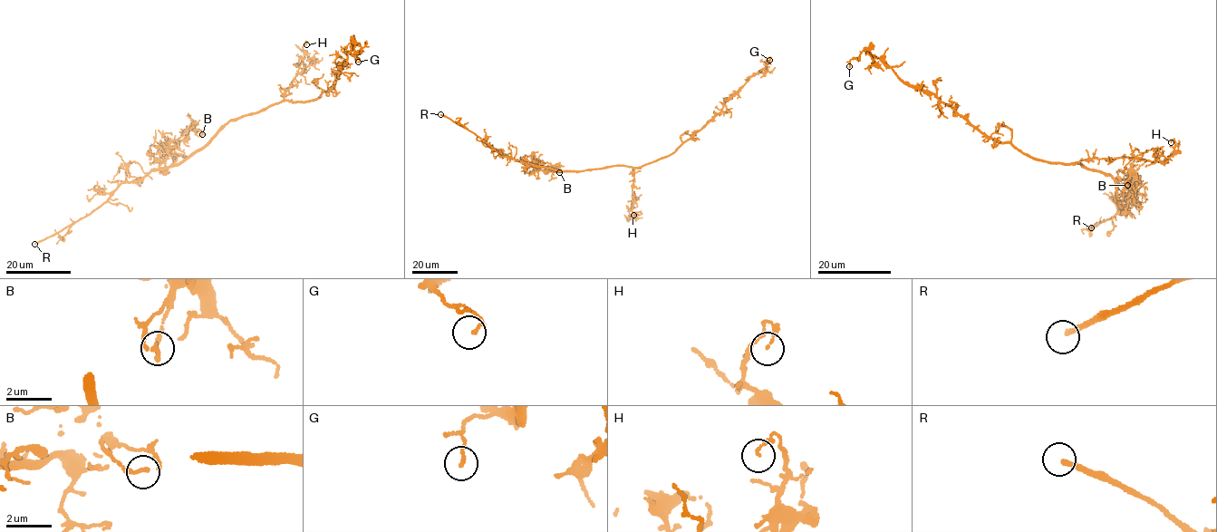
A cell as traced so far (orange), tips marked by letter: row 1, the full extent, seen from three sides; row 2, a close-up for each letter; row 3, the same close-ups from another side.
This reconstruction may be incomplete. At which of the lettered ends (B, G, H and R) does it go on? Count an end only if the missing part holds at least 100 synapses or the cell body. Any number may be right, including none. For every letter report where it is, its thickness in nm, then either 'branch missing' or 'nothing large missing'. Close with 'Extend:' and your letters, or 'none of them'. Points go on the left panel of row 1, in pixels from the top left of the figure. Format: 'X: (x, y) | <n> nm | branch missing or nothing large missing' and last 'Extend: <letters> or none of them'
B: (202, 134) | 150 nm | nothing large missing
G: (358, 62) | 140 nm | nothing large missing
H: (306, 44) | 90 nm | nothing large missing
R: (34, 244) | 200 nm | branch missing
Extend: R

